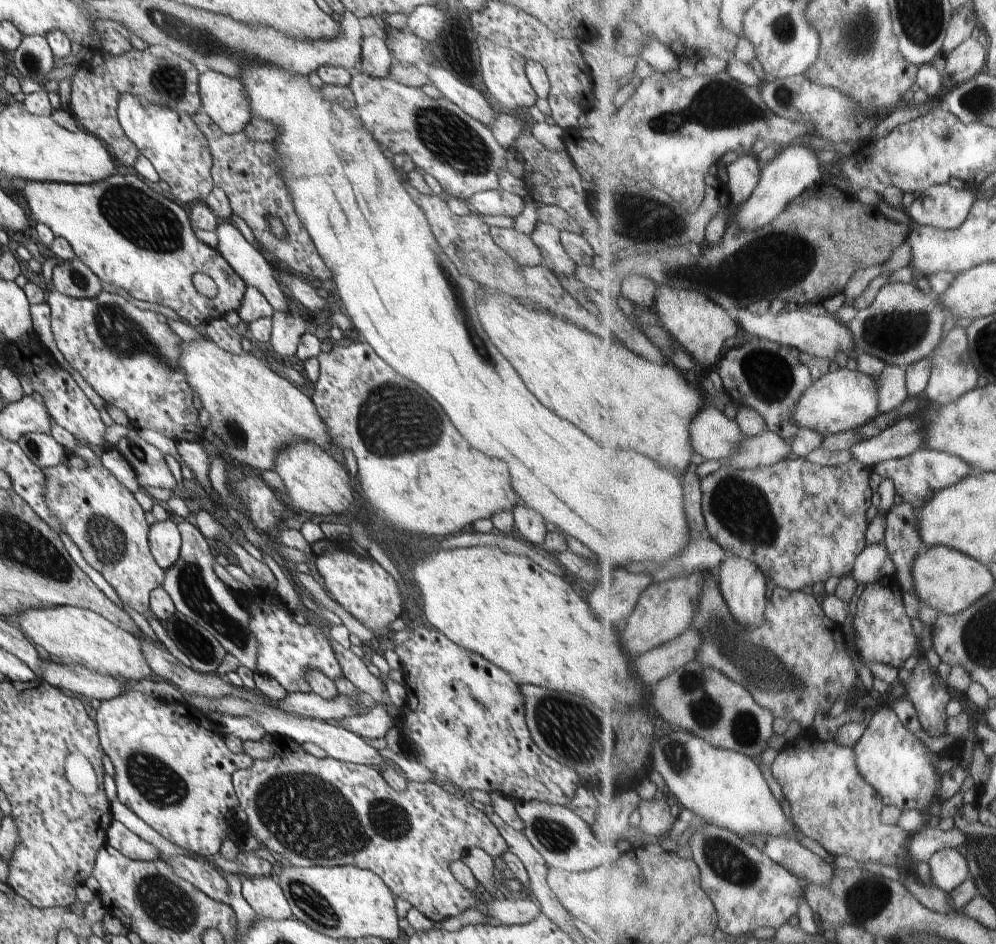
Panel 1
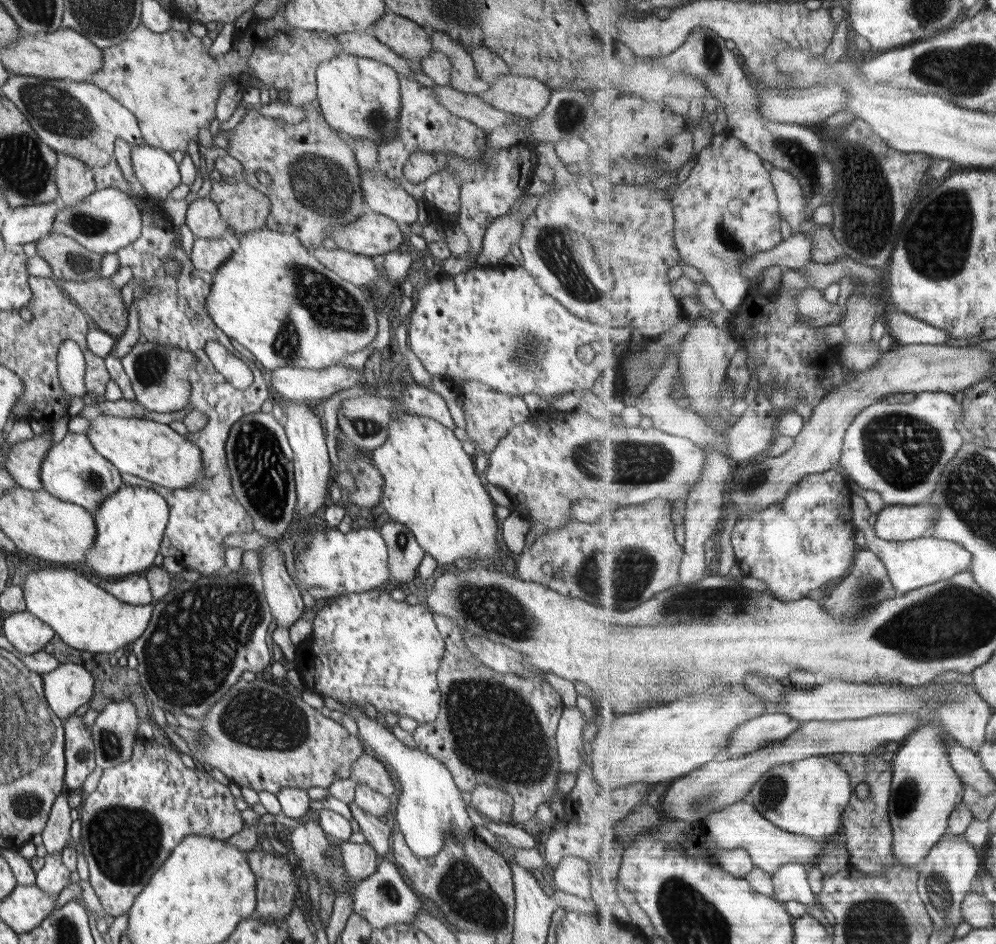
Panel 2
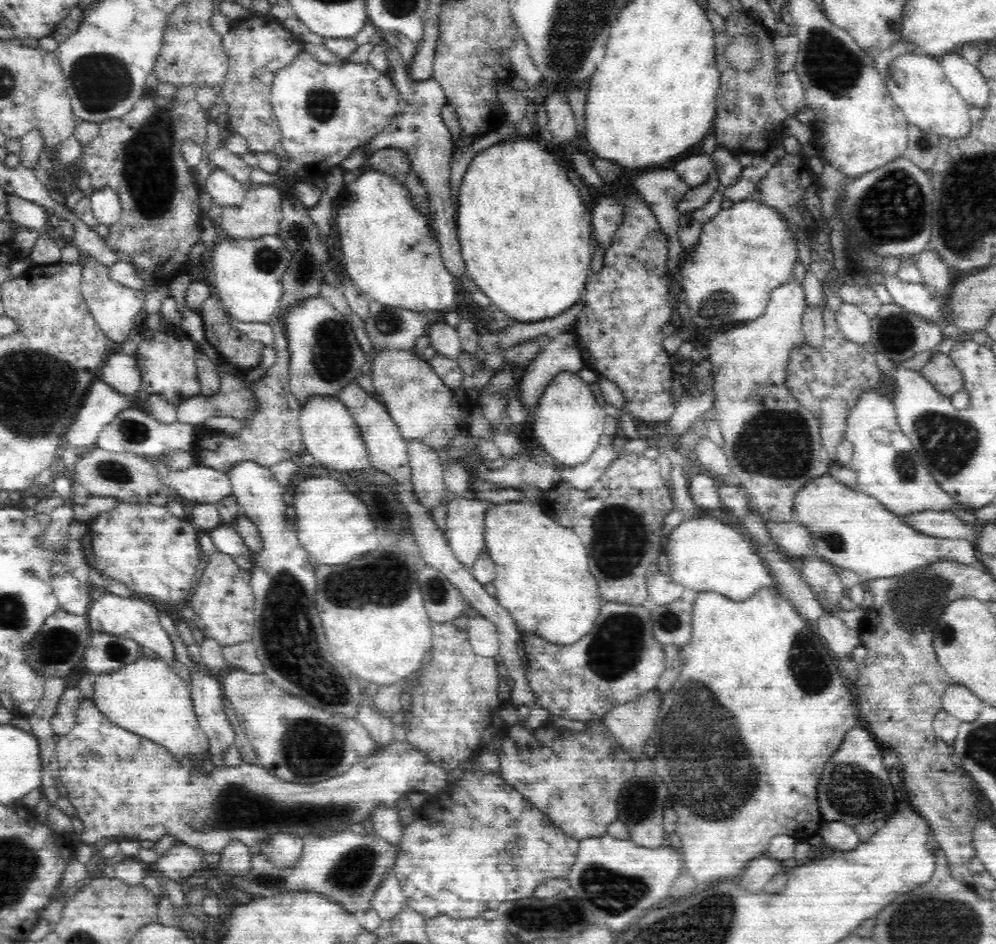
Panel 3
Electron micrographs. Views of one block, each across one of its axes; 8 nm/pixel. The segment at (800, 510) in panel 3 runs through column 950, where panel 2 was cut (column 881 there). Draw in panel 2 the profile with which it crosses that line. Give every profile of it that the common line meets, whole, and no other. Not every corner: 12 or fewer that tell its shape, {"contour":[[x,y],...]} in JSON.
{"contour":[[854,494],[865,547],[912,592],[972,571],[975,554],[934,535],[886,540],[869,525],[872,510]]}

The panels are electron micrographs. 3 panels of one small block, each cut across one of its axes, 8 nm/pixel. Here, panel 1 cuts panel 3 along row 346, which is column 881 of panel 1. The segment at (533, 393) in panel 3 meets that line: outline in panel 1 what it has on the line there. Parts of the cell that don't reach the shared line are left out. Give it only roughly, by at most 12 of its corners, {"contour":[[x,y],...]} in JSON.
{"contour":[[884,541],[858,557],[859,581],[896,576],[897,562]]}

